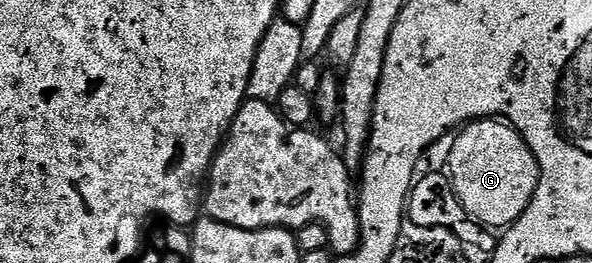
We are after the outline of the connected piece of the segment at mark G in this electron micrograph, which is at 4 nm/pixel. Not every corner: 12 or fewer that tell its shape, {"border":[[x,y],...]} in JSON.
{"border":[[506,127],[459,130],[454,183],[489,224],[513,220],[539,183]]}

